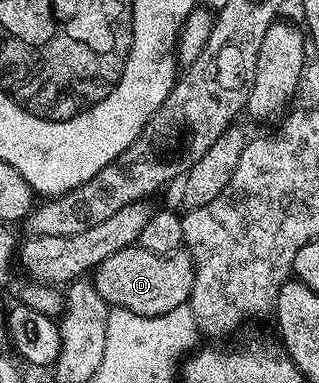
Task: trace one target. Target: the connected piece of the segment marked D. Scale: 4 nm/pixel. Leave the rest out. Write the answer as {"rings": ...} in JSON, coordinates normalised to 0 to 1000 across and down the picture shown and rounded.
{"rings":[[[420,637],[335,671],[298,705],[295,742],[307,770],[320,770],[342,802],[420,812],[420,822],[492,828],[589,791],[608,749],[611,705],[586,648],[508,663],[458,655]]]}

